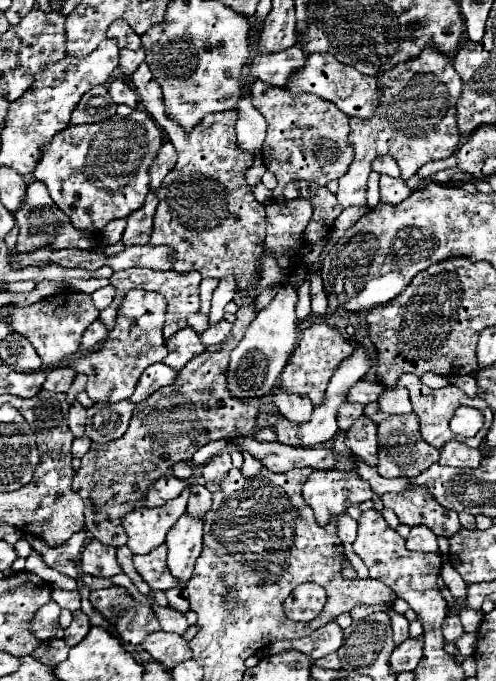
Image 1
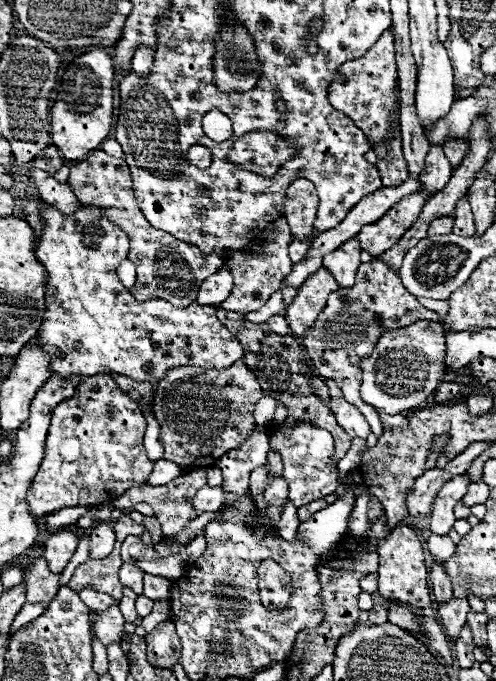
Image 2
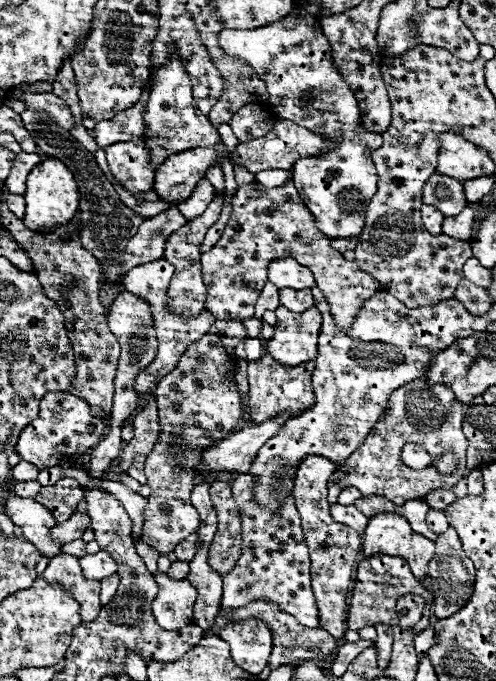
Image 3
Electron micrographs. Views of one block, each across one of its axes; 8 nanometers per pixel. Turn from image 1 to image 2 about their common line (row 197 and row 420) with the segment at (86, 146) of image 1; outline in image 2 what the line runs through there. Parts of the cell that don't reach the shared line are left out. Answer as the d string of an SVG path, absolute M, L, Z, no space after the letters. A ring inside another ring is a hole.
M110 372L80 378L74 390L74 396L68 400L62 400L52 412L44 460L26 494L26 500L30 504L30 514L42 518L46 514L58 512L68 506L108 504L118 496L122 496L126 490L146 484L148 476L152 474L154 462L146 458L146 452L142 446L144 432L146 432L146 420L140 406L124 390L118 390L118 384L114 382Z

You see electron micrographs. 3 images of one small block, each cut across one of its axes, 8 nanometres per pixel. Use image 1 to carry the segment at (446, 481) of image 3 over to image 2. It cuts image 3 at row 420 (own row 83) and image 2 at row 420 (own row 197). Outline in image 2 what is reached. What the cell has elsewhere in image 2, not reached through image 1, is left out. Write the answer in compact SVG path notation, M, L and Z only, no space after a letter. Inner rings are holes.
M326 380L328 388L330 388L330 396L332 396L332 410L336 414L338 424L346 430L346 434L350 438L368 438L370 434L370 426L366 422L366 418L358 412L356 406L352 406L350 402L346 402L346 398L342 396L340 386L334 380Z

